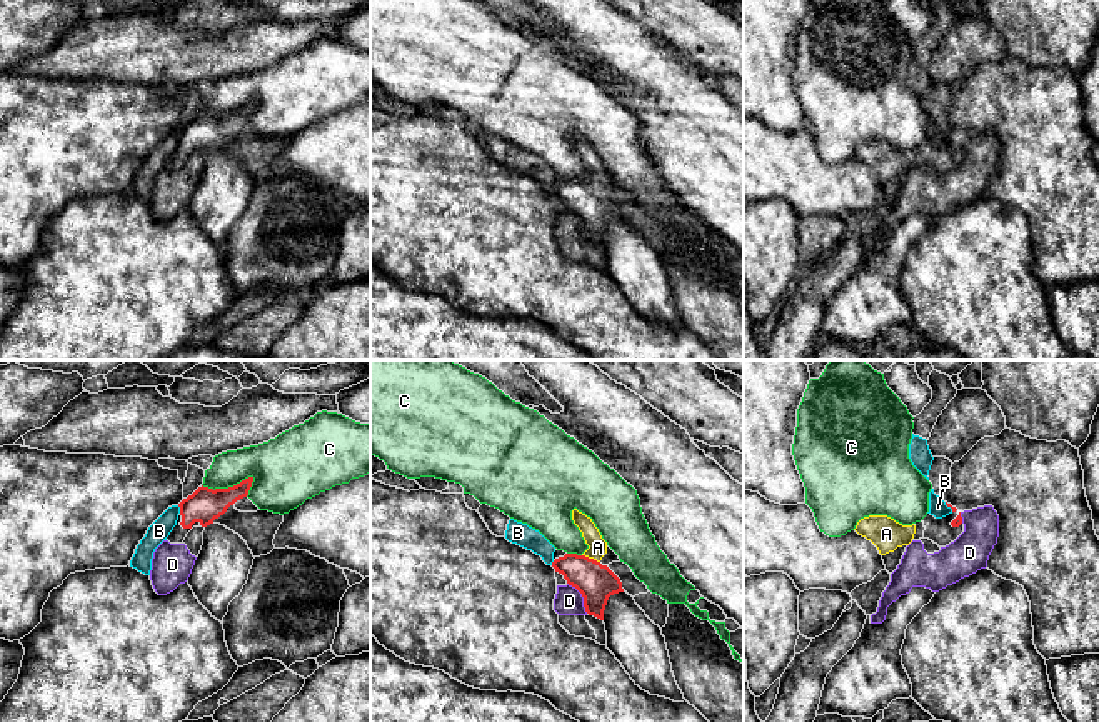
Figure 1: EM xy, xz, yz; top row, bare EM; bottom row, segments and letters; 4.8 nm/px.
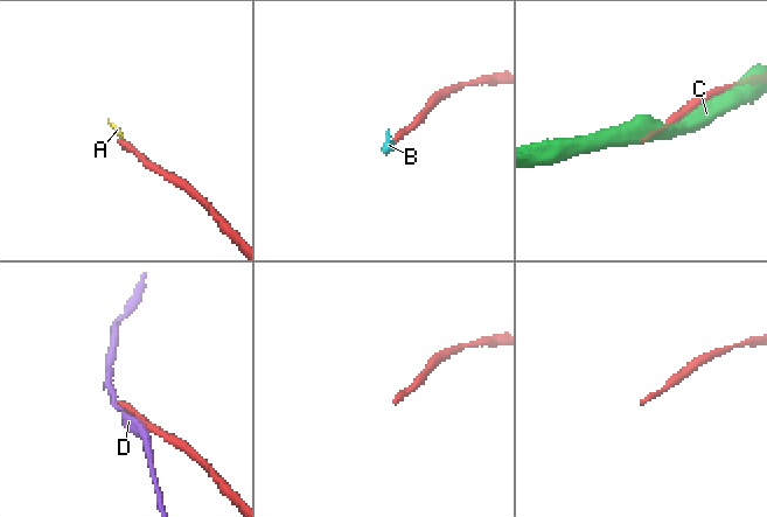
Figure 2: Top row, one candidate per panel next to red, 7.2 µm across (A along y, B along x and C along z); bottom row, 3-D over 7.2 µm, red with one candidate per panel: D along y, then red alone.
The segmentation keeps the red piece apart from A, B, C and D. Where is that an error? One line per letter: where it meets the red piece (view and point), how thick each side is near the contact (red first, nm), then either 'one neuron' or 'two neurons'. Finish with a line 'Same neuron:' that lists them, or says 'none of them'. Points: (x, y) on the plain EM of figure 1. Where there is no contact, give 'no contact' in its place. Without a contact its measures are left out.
A: contact xz (591, 185); calibres 180 and 100 nm; one neuron
B: contact xy (180, 135); calibres 170 and 100 nm; two neurons
C: contact xy (229, 114); calibres 170 and 280 nm; two neurons
D: contact xz (582, 222); calibres 180 and 140 nm; two neurons
Same neuron: A

